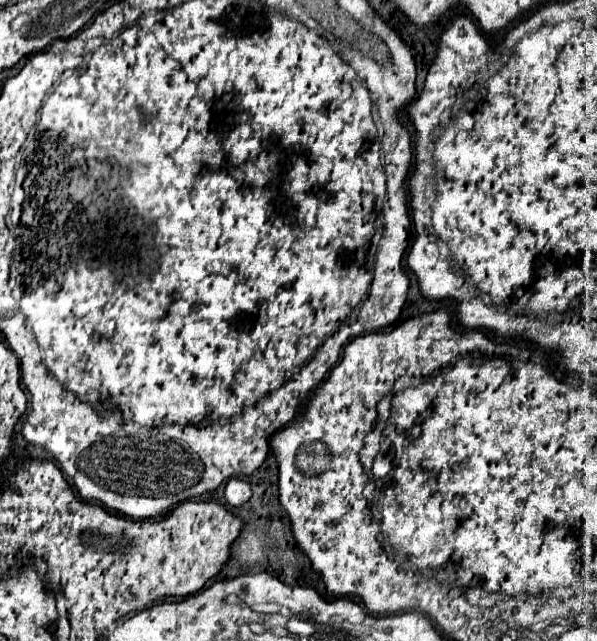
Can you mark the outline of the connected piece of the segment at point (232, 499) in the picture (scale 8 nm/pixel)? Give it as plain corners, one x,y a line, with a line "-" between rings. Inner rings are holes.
229,480
227,486
225,486
225,500
231,504
231,506
241,506
245,504
247,500
251,498
251,488
247,482
243,480

